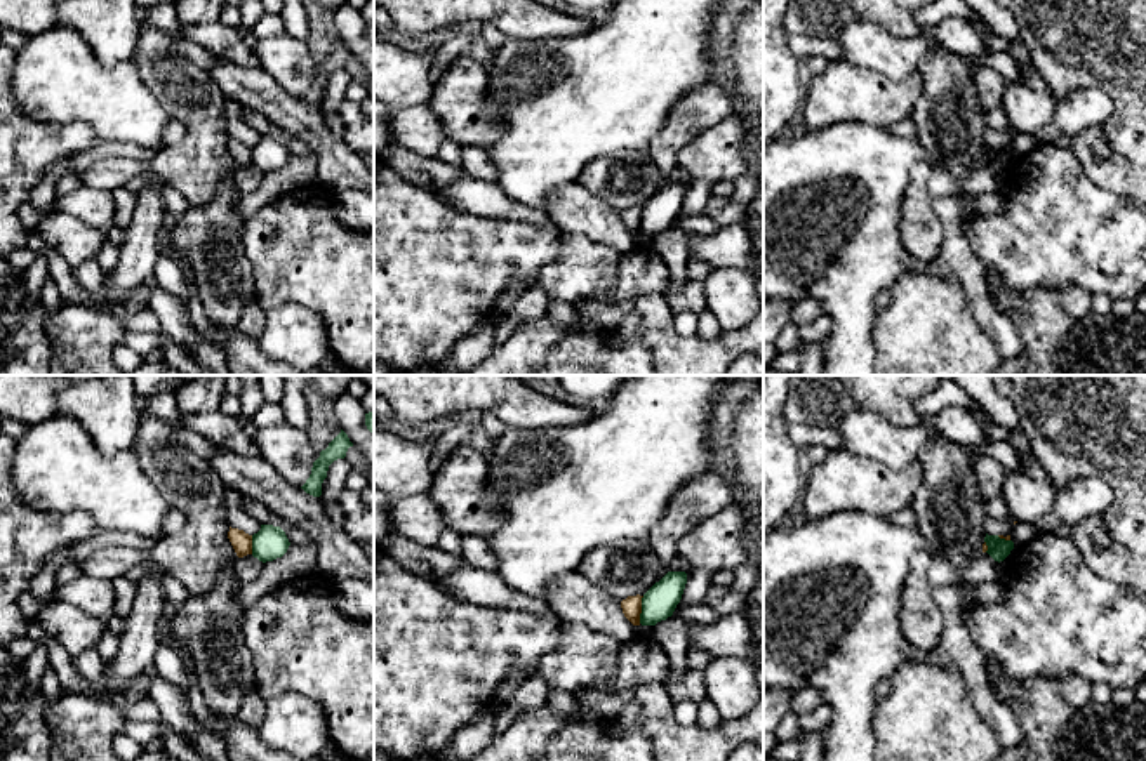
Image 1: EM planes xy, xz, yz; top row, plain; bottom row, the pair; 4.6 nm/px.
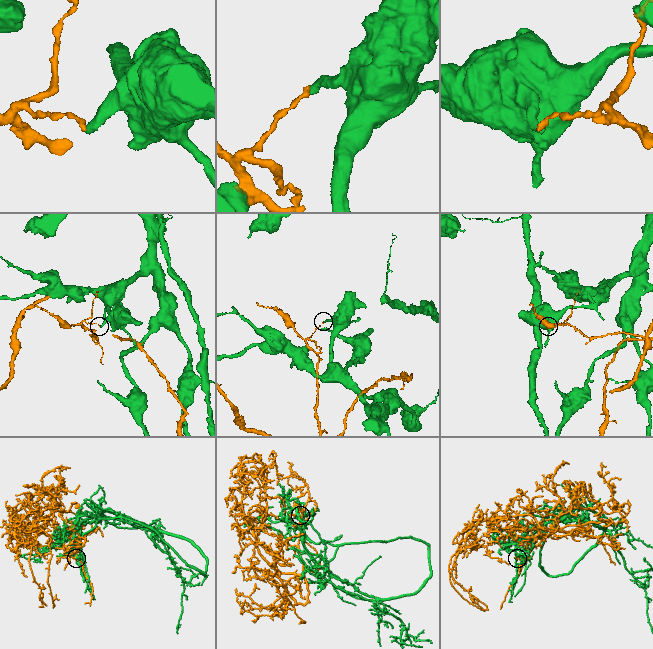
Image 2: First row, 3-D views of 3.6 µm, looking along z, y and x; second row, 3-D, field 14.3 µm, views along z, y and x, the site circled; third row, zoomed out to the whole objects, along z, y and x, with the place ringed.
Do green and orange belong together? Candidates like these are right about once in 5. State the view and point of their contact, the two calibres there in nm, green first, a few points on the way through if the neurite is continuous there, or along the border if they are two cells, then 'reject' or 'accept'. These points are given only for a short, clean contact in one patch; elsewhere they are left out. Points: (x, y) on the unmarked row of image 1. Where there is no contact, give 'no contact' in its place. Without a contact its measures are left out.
contact xz (642, 221); calibres 160 and 100 nm; border xz (644, 207), (639, 233); reject

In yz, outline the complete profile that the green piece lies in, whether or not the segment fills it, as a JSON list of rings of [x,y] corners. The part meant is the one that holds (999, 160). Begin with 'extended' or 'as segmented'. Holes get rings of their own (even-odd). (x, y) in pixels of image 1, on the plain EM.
as segmented; [[[986,144],[984,153],[988,156],[986,163],[998,174],[1003,172],[1014,160],[1012,151],[1000,149],[998,146]]]

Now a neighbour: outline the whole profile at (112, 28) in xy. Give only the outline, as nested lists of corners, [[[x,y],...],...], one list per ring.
[[[61,0],[56,23],[73,28],[104,66],[130,61],[143,24],[136,0]]]

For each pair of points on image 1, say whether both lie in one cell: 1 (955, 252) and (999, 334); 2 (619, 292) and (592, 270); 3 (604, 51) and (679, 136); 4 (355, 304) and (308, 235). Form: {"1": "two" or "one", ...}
{"1": "one", "2": "two", "3": "two", "4": "one"}

